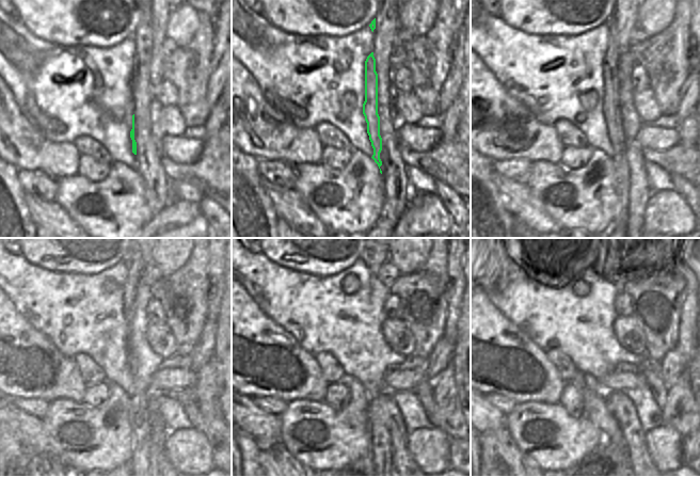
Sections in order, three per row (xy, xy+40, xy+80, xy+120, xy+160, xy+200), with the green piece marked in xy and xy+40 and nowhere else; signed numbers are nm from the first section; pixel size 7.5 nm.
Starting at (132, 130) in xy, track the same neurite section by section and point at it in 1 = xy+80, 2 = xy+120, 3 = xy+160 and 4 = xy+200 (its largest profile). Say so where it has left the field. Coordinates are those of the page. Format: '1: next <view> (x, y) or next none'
1: next xy+80 (611, 111)
2: next xy+120 (143, 408)
3: next xy+160 (380, 452)
4: next xy+200 (610, 259)

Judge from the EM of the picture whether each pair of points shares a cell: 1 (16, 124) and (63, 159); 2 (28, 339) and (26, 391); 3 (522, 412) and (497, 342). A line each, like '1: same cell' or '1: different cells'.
1: same cell
2: same cell
3: different cells

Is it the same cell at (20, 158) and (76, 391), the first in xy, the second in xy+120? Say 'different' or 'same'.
same

